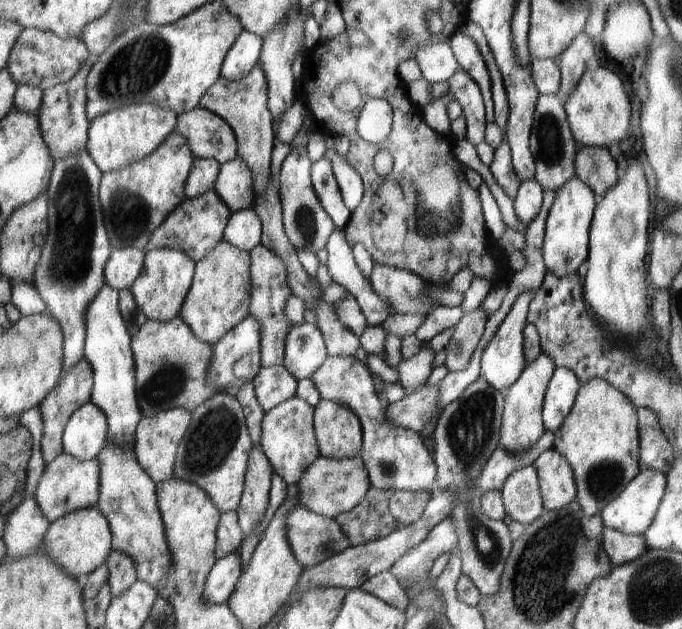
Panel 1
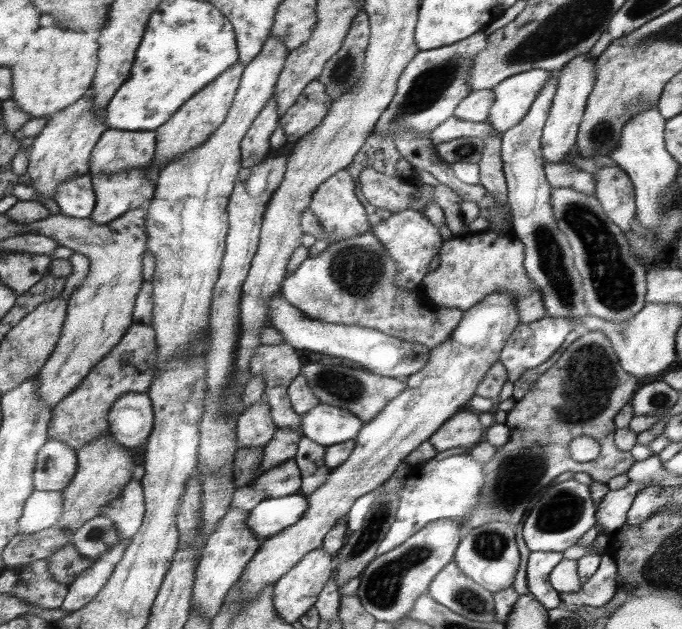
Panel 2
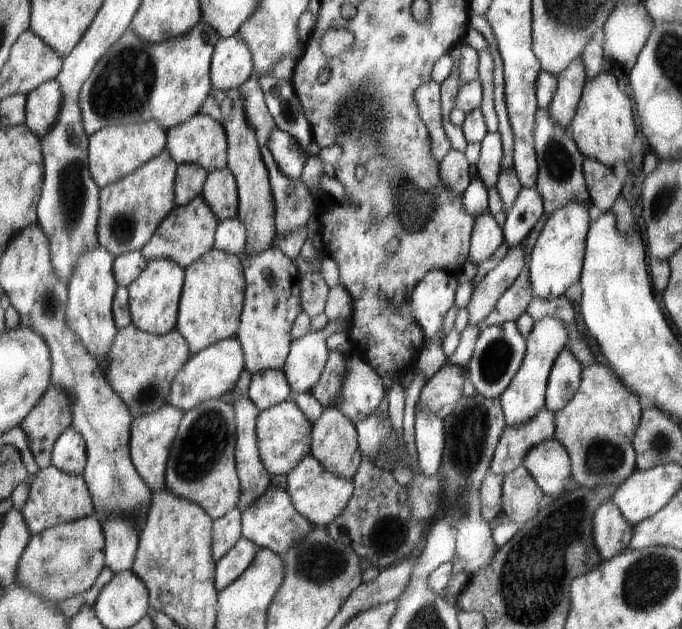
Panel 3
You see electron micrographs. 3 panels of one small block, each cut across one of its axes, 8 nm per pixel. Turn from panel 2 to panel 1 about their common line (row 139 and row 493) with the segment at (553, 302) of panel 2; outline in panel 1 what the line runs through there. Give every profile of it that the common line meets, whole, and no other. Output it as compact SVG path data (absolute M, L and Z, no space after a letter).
M535 465L516 470L502 488L506 513L511 521L533 524L546 510Z

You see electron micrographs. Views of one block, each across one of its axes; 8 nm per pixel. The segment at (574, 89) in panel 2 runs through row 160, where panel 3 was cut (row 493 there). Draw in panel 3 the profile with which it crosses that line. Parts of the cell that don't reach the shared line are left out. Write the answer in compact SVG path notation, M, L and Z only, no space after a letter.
M553 438L534 446L527 453L523 465L530 470L534 479L542 487L547 495L547 502L569 490L569 482L573 474L571 457L566 446L563 446L559 440Z

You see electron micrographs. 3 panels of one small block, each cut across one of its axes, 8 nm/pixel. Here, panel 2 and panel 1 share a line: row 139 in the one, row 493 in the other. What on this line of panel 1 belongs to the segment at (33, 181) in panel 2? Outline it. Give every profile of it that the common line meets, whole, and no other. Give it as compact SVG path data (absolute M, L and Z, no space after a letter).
M62 454L57 460L47 463L45 472L39 480L39 486L34 493L39 506L41 506L43 516L47 516L49 522L55 522L76 510L97 507L99 504L99 486L101 486L99 476L101 476L99 460L81 462L70 454Z

